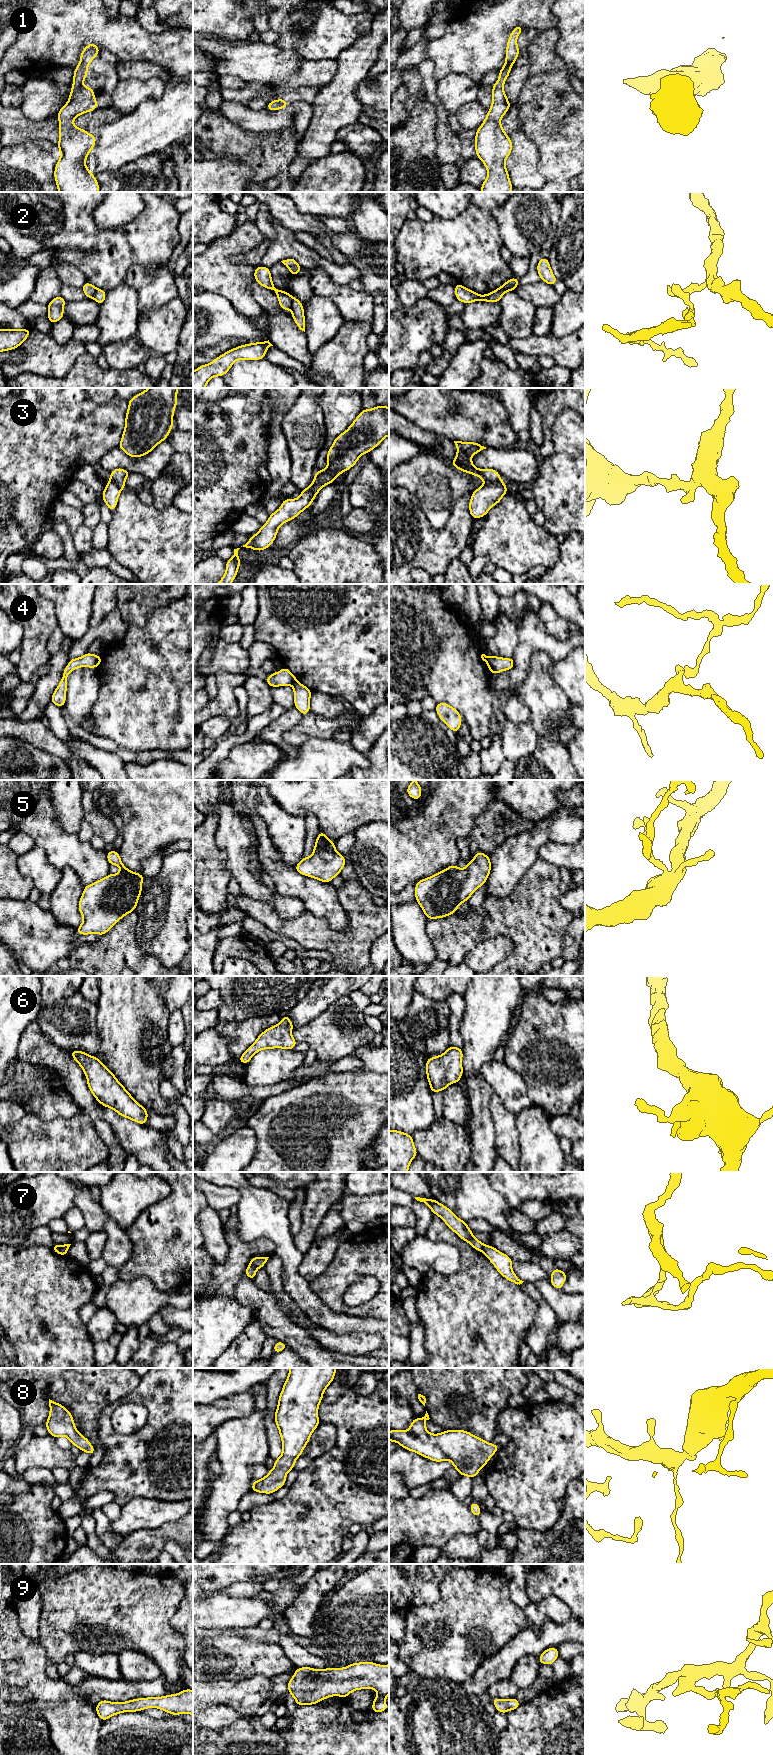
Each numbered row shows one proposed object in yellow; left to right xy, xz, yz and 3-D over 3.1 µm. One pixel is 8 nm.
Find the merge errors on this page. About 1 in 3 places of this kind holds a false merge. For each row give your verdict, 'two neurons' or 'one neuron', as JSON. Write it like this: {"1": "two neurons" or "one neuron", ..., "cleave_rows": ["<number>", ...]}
{"1": "one neuron", "2": "two neurons", "3": "two neurons", "4": "two neurons", "5": "two neurons", "6": "one neuron", "7": "two neurons", "8": "one neuron", "9": "one neuron", "cleave_rows": ["2", "3", "4", "5", "7"]}

